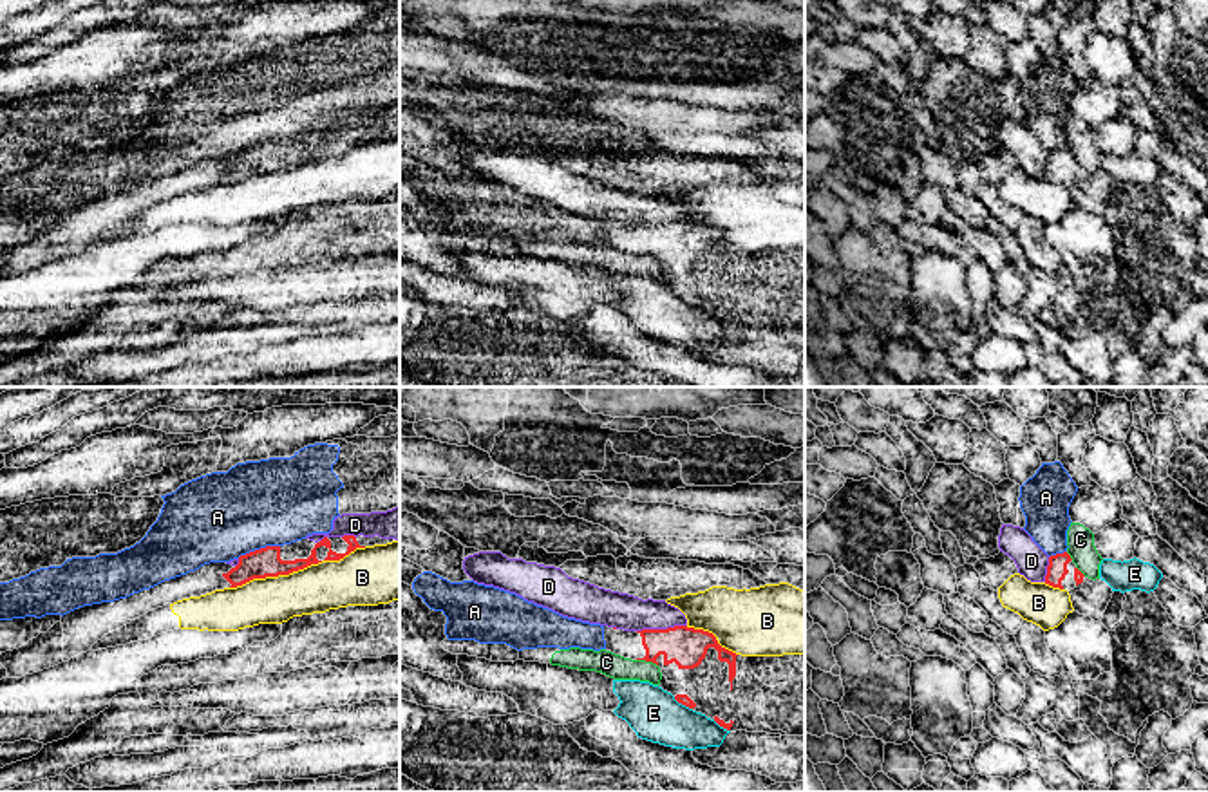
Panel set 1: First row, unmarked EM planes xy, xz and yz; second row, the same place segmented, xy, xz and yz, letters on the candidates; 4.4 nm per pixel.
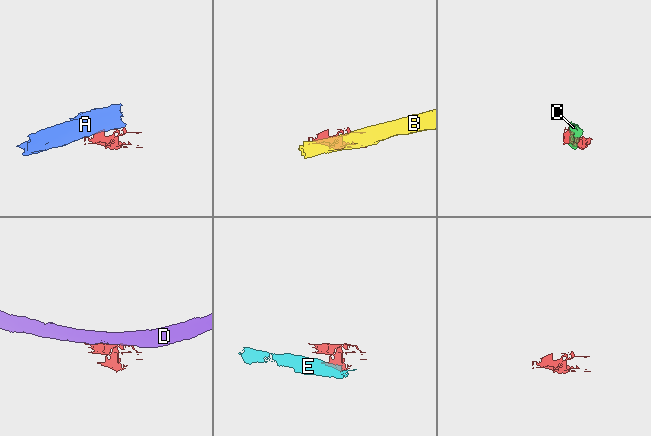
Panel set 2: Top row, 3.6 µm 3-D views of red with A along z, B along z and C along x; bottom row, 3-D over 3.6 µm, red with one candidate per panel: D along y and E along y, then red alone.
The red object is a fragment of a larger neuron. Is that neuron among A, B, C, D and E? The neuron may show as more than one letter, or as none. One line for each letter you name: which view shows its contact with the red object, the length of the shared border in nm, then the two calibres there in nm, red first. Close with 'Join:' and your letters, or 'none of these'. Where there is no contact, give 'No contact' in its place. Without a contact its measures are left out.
Join: none of these

